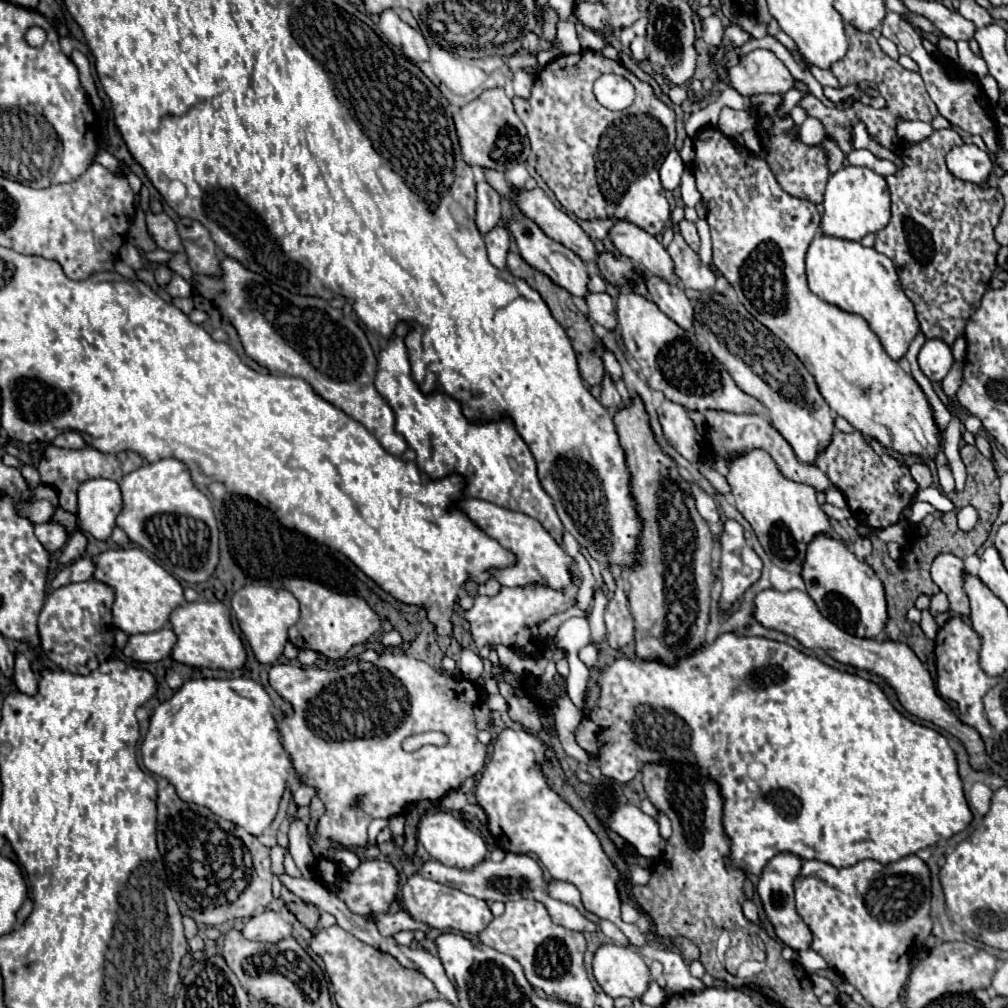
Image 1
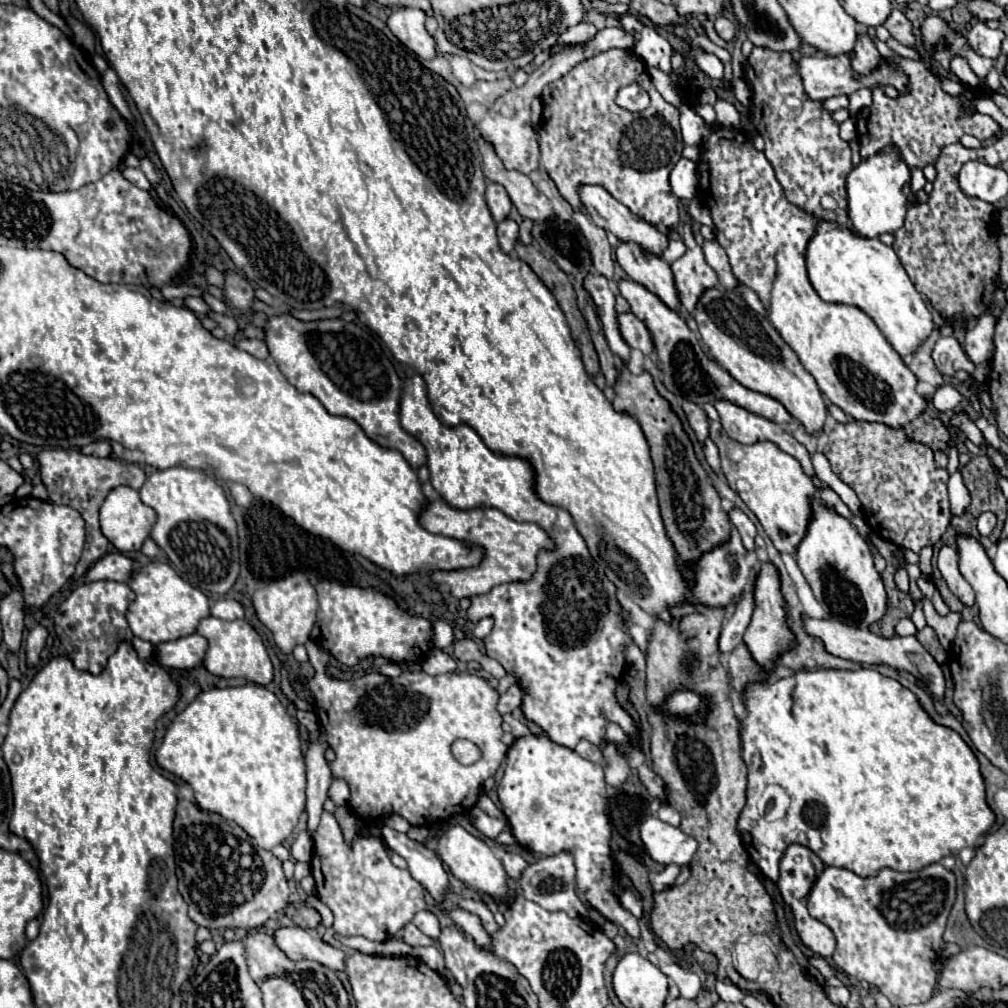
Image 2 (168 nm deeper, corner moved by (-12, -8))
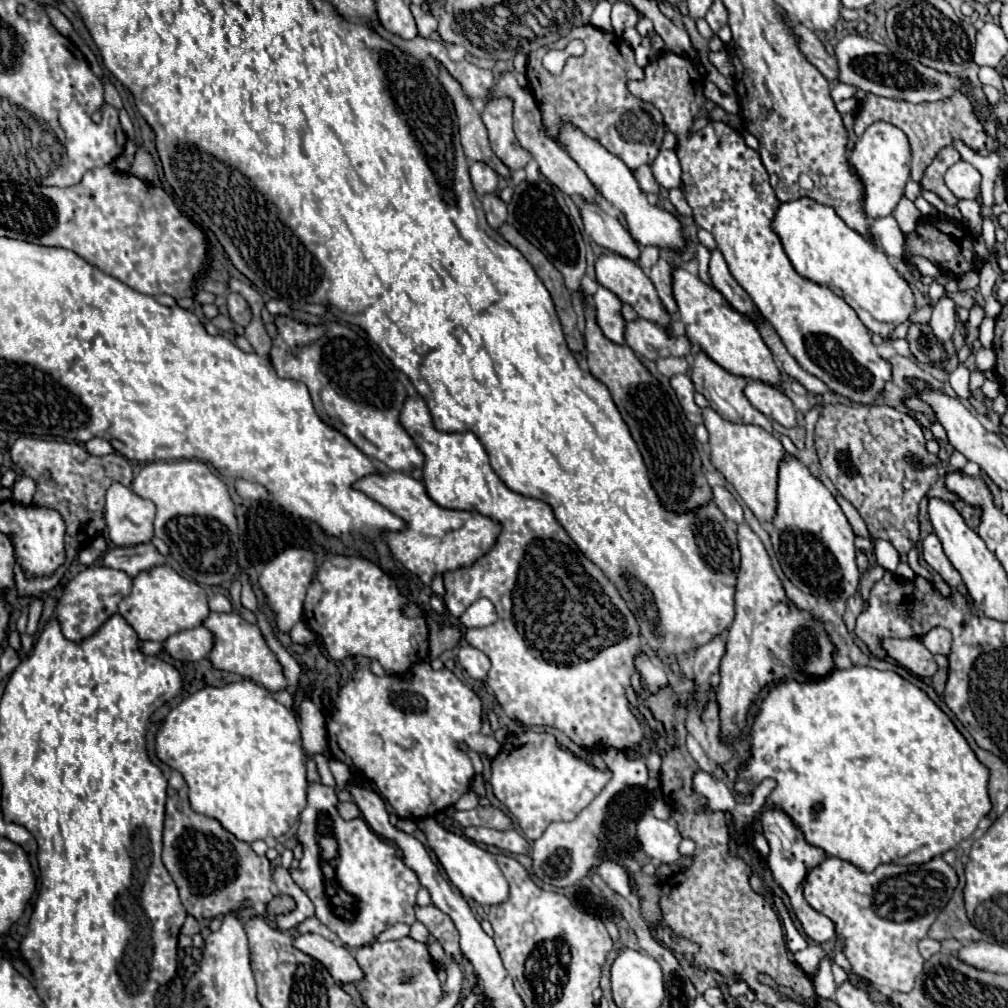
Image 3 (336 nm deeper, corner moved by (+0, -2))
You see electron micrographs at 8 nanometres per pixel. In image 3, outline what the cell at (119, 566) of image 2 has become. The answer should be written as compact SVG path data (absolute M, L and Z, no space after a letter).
M134 545L134 547L112 547L102 555L102 565L110 569L120 569L130 577L136 577L140 571L152 569L156 565L164 565L164 557L150 545Z

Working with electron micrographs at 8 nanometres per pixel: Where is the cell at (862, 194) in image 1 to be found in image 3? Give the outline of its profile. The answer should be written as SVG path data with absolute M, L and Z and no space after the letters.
M872 123L856 141L848 163L864 187L862 207L868 219L890 215L904 193L906 181L910 179L910 145L906 135L890 123Z

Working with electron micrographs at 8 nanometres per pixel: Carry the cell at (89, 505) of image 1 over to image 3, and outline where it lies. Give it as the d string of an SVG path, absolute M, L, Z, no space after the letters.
M112 483L112 487L108 487L104 521L108 527L108 539L114 545L126 547L148 543L154 535L154 513L154 503L138 497L130 487L124 487L122 483Z

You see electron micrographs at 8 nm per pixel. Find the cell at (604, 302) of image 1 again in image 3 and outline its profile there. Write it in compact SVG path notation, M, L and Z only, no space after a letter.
M646 319L626 321L624 339L626 339L626 345L632 347L632 351L636 351L646 359L688 355L692 347L688 337L676 339L674 335L666 333L666 329L660 329L656 323L650 323Z

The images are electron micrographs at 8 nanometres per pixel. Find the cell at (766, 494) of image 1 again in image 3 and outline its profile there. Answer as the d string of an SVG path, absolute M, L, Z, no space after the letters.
M706 407L702 415L704 425L710 433L712 465L736 489L736 493L750 507L760 523L772 523L772 515L776 515L776 471L780 467L780 459L784 459L786 455L782 443L774 435L766 433L762 427L728 423L710 407Z

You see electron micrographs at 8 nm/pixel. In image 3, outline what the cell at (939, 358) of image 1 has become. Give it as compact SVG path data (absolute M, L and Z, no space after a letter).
M942 297L934 305L930 327L932 327L934 337L940 343L946 343L952 337L954 327L956 327L956 307L954 307L954 301L950 297Z

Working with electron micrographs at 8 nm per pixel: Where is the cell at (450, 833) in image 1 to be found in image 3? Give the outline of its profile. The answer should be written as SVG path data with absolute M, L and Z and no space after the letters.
M434 817L420 819L418 827L424 831L430 849L436 853L438 861L442 863L448 879L452 881L452 885L456 885L460 889L460 893L464 897L470 897L470 899L474 899L480 905L498 905L498 903L506 901L508 883L506 883L500 867L496 865L492 853L488 853L486 849L480 849L476 843L468 841L466 837L450 833L440 823L436 823Z

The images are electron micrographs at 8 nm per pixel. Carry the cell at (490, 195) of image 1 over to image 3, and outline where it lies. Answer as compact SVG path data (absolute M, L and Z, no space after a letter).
M472 163L470 165L470 177L472 177L474 191L478 195L496 193L496 189L498 189L498 177L496 177L496 173L486 163Z

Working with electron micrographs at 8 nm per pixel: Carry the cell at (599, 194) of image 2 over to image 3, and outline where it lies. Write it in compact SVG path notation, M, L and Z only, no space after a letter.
M504 71L494 87L494 95L496 97L512 97L514 99L514 131L516 131L516 137L520 141L520 145L524 149L528 149L532 153L532 157L538 161L540 165L540 171L542 175L554 183L562 193L570 195L570 197L578 197L582 201L588 201L588 203L596 203L596 197L600 195L596 191L596 187L592 187L592 181L588 179L588 175L584 175L584 171L578 167L578 163L564 151L560 149L552 139L548 139L544 135L544 129L542 129L542 119L540 119L540 111L538 111L538 105L534 101L534 97L520 89L518 83L516 83L516 77L514 73L510 71Z

